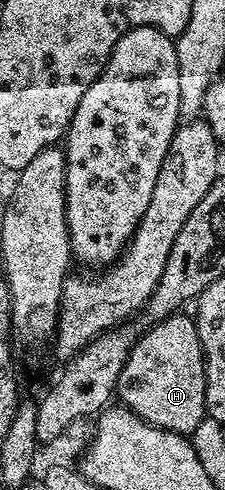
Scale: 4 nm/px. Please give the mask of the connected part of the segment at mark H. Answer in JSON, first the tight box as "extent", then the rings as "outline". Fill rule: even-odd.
{"extent":[116,316,206,435],"outline":[[[182,316],[165,317],[163,321],[151,324],[150,330],[135,340],[130,358],[118,380],[116,397],[117,400],[122,400],[119,402],[125,408],[132,410],[137,417],[155,425],[156,428],[192,435],[206,417],[206,356],[202,350],[195,318]]]}

